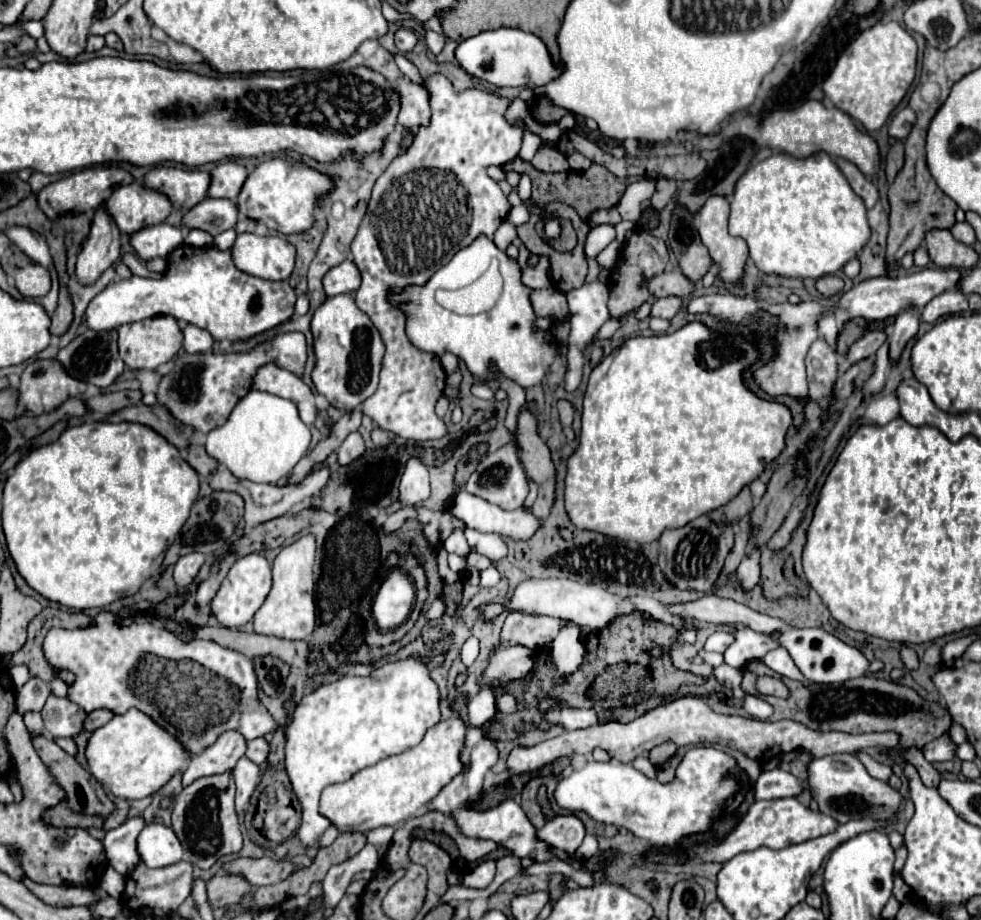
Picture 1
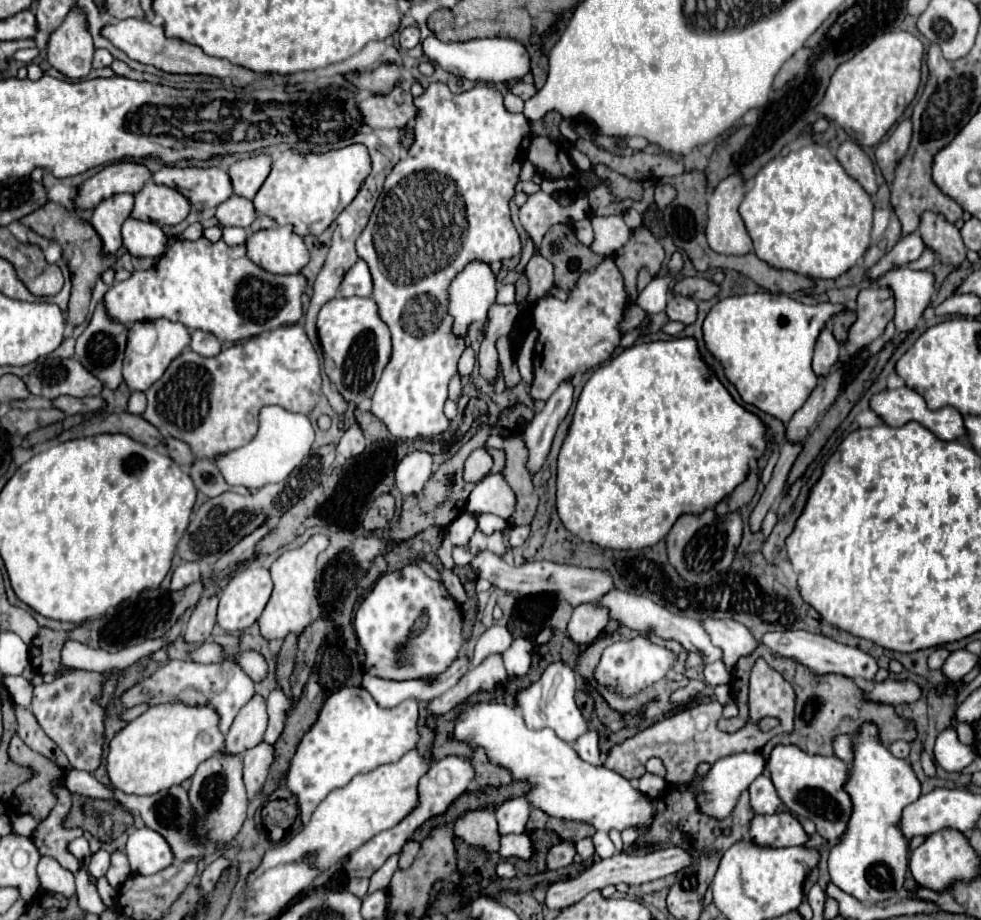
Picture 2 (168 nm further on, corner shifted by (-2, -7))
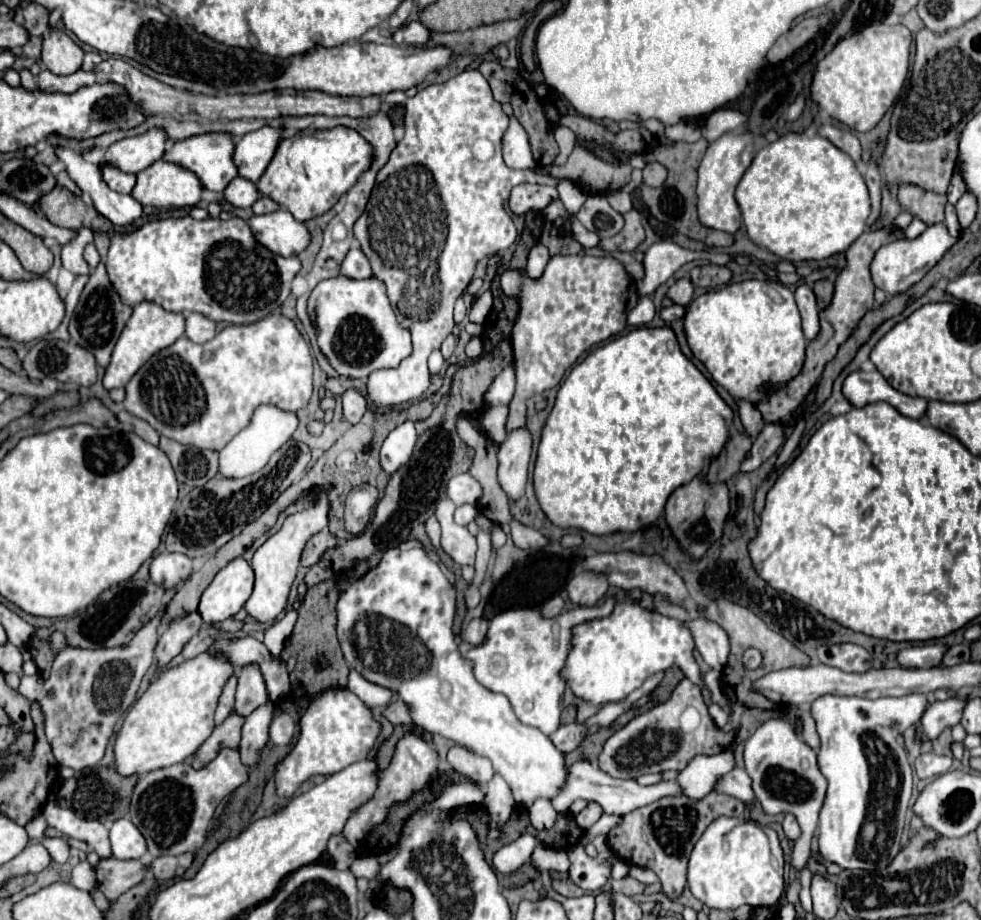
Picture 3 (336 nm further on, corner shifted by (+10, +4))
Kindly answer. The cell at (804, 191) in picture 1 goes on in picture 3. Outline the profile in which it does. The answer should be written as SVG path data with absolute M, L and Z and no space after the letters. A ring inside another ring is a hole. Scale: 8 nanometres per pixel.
M787 133L777 141L765 145L741 177L735 199L741 209L747 237L755 245L765 247L777 257L793 263L811 259L821 261L835 253L847 251L849 245L865 231L865 221L871 211L867 185L849 155L845 155L825 137L809 137L805 133Z

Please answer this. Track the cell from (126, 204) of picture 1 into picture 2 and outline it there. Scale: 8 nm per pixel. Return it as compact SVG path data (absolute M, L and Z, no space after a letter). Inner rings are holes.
M151 182L135 194L135 208L131 216L145 222L157 222L159 226L175 226L187 218L189 210L191 202L177 188Z

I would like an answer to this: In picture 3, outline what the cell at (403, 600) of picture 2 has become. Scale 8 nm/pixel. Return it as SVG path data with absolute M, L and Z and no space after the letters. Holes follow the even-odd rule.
M407 540L397 547L387 549L381 563L367 575L357 579L337 601L337 637L351 669L361 673L365 679L393 689L409 707L413 723L433 735L443 735L461 747L467 747L475 755L487 757L513 791L517 805L531 807L535 799L553 799L565 785L567 765L565 753L553 747L553 741L537 731L537 727L523 725L505 695L497 695L485 689L473 675L473 667L465 661L453 639L453 617L455 617L455 589L441 573L445 566L438 555L425 551L416 540Z

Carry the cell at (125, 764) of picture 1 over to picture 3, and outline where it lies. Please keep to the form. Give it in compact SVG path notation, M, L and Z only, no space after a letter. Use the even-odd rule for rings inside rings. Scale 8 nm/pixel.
M201 653L179 667L161 673L131 705L115 735L115 771L123 777L143 775L189 759L215 729L213 713L223 685L235 669L209 653Z

